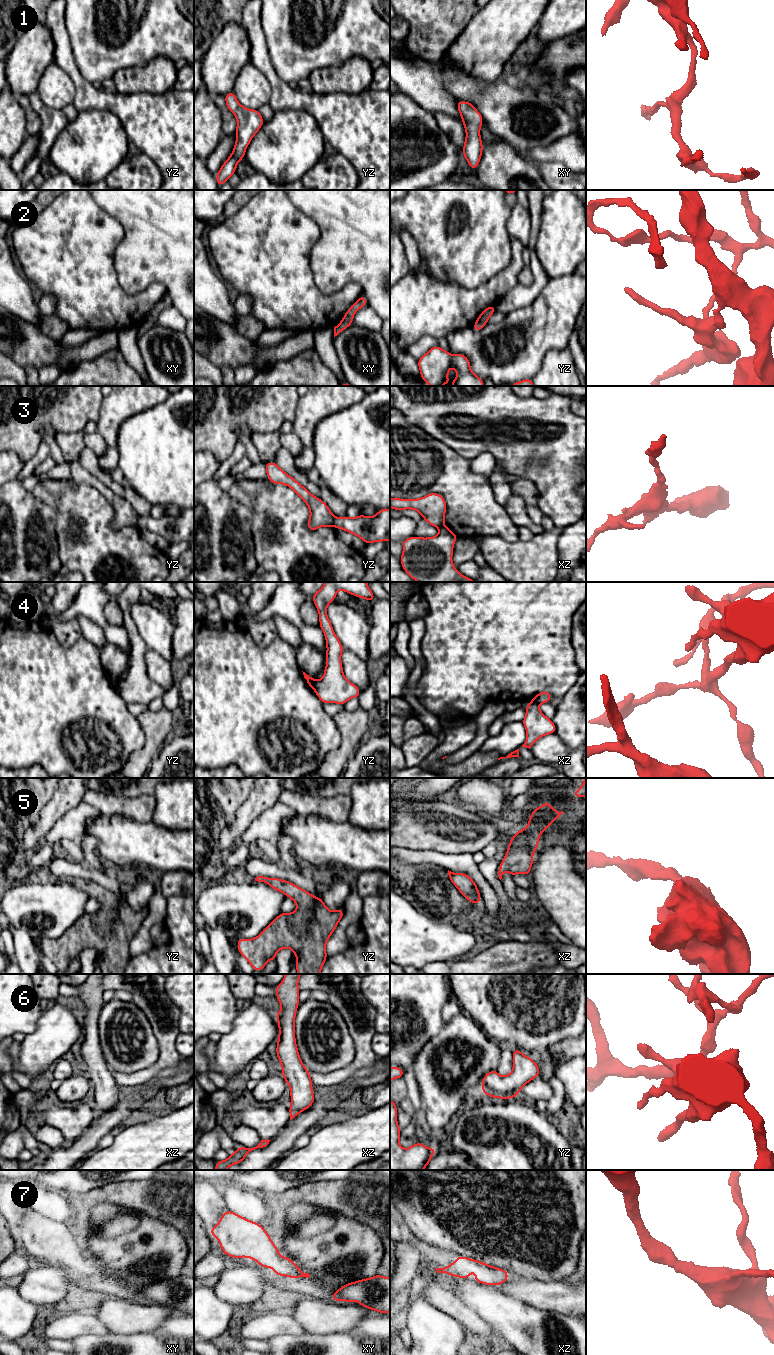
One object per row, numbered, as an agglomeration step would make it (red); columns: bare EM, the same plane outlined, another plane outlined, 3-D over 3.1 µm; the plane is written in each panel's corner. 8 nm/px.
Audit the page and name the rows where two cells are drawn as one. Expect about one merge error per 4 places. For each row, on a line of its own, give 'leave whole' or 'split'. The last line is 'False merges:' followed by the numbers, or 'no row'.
1: leave whole
2: leave whole
3: split
4: split
5: leave whole
6: leave whole
7: leave whole
False merges: 3, 4

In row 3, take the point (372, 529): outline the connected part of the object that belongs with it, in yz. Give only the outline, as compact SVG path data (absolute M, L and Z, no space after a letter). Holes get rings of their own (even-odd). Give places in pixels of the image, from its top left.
M380 509L375 516L358 515L355 518L338 517L334 520L337 529L343 529L361 538L366 544L390 540L390 510Z

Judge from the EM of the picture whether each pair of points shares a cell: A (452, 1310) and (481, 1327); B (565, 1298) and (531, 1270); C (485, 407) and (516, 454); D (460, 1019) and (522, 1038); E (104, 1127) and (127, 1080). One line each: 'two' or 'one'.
A: one
B: two
C: one
D: two
E: two

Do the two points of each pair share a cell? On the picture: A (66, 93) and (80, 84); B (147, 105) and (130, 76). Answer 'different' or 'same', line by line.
A: different
B: different

